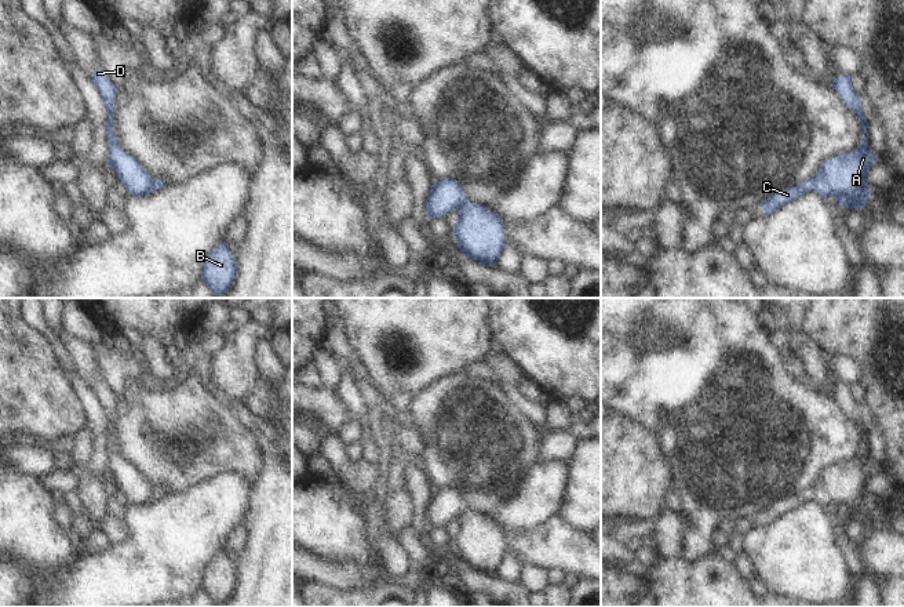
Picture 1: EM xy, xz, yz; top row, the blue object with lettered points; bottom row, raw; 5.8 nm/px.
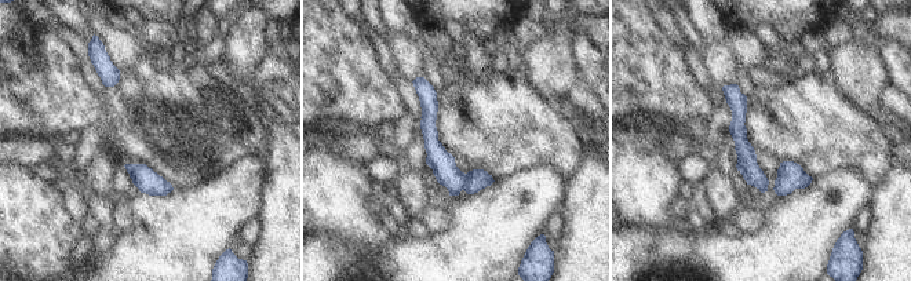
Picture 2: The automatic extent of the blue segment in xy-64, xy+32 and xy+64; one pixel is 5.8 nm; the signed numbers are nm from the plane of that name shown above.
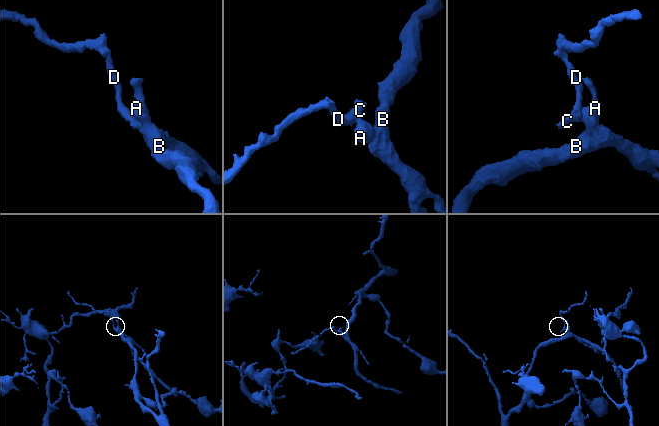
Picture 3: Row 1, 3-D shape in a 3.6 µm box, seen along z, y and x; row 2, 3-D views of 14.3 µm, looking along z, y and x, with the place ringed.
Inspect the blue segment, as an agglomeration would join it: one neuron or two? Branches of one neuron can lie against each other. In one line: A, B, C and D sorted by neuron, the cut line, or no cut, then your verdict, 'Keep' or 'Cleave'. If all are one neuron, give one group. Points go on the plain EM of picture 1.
Groups: A B / C D. Split along xy (156, 487), (149, 501). Cleave.

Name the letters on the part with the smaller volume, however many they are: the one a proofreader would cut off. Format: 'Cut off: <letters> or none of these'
Cut off: C, D

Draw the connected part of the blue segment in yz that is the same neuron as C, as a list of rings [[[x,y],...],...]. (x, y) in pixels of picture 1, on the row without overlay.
[[[812,488],[805,490],[797,495],[781,498],[776,502],[773,502],[770,506],[763,509],[759,516],[765,526],[769,526],[783,515],[794,510],[799,505],[803,505],[806,501],[812,499]]]

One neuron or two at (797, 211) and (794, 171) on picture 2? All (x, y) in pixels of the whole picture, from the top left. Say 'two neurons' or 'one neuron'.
two neurons

